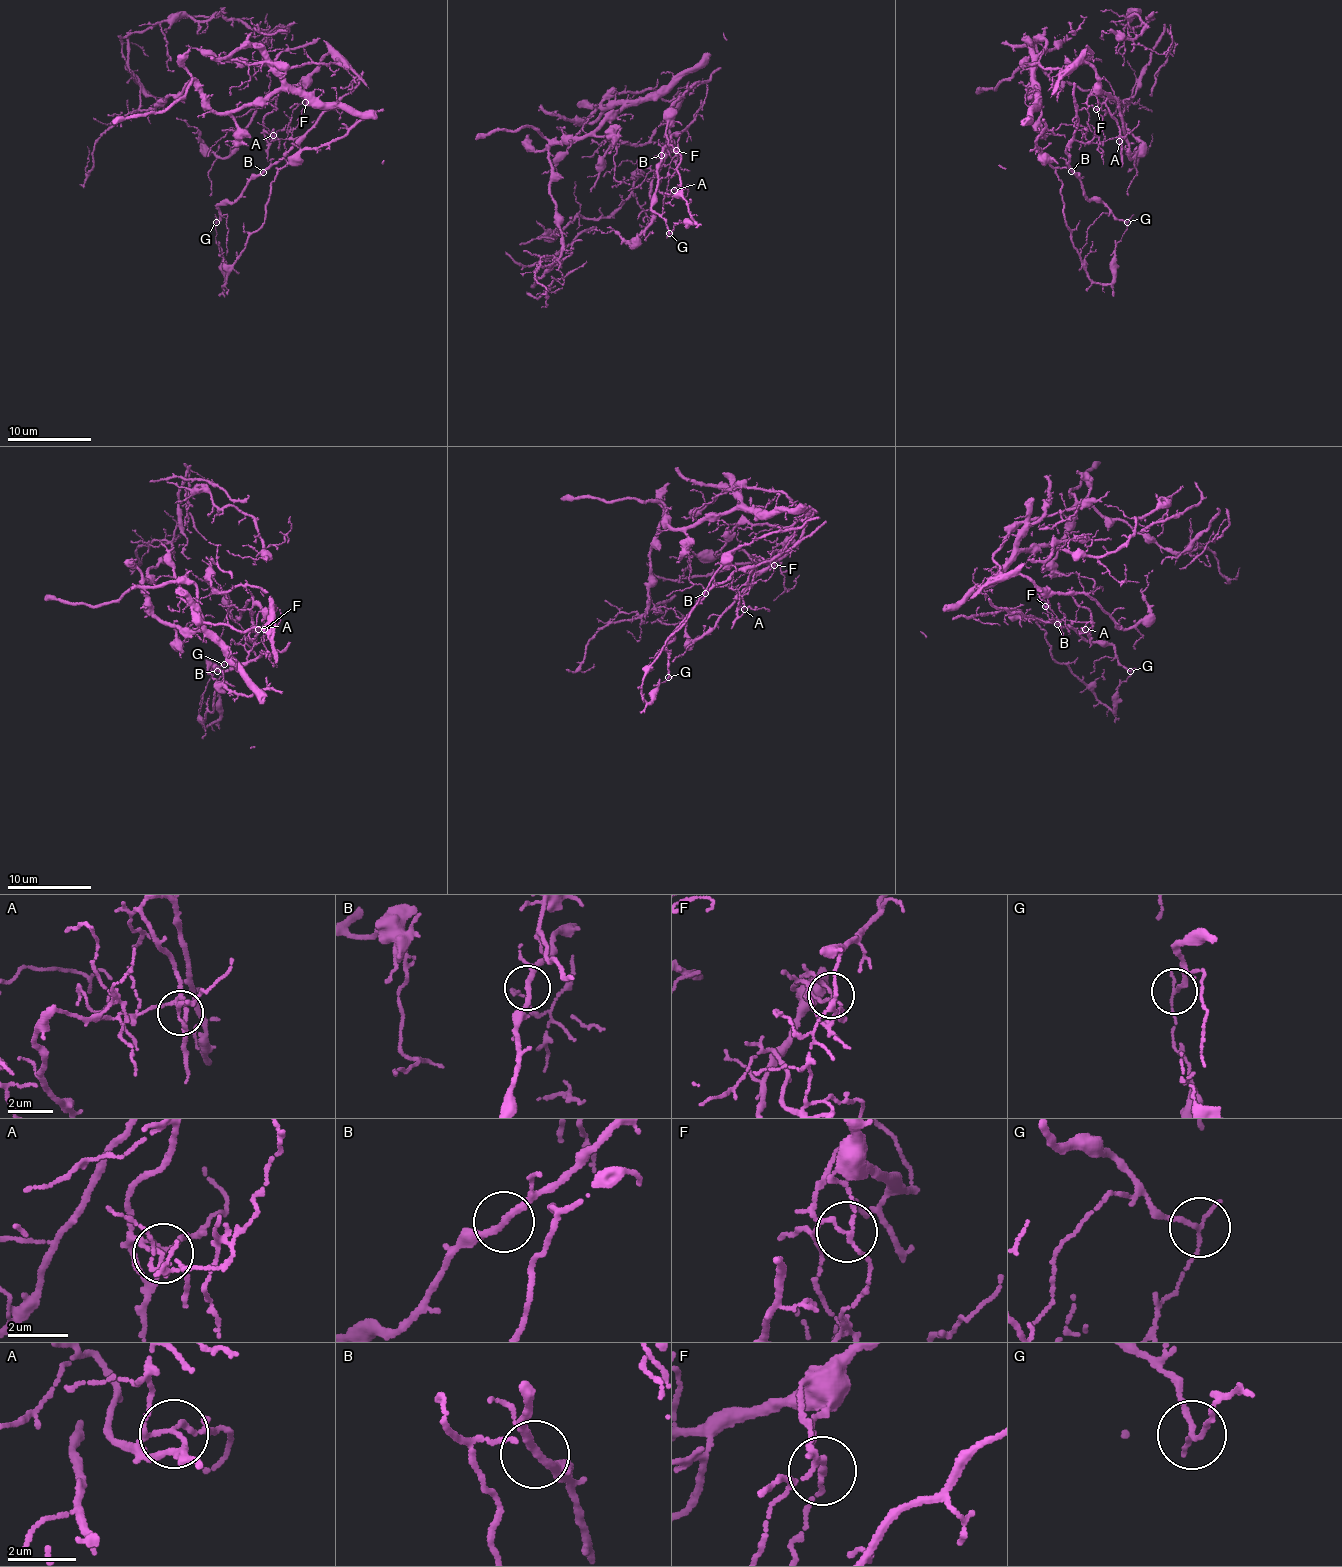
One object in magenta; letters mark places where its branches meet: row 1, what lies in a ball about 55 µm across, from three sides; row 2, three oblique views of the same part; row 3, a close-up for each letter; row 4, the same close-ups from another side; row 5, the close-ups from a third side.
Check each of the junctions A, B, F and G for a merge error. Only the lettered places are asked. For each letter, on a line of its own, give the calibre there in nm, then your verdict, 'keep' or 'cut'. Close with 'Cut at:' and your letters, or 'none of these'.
A: calibre 110 nm; keep
B: calibre 220 nm; keep
F: calibre 110 nm; cut
G: calibre 140 nm; cut
Cut at: F, G

